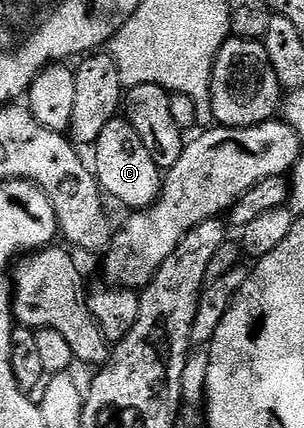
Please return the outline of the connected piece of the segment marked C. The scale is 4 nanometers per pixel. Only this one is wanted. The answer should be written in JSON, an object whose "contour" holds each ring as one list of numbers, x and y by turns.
{"contour":[[114,117,110,120,110,124,106,124,106,128,102,128,102,136,98,136,98,140,94,143,95,150,96,162,94,161,94,173,100,182,101,191,109,199,117,198,122,205,129,206,129,211,132,212,146,210,155,202,160,194,162,171,159,166,154,164,150,152,146,152,146,144,142,144,142,136,138,136,138,132,130,125,127,117]]}

